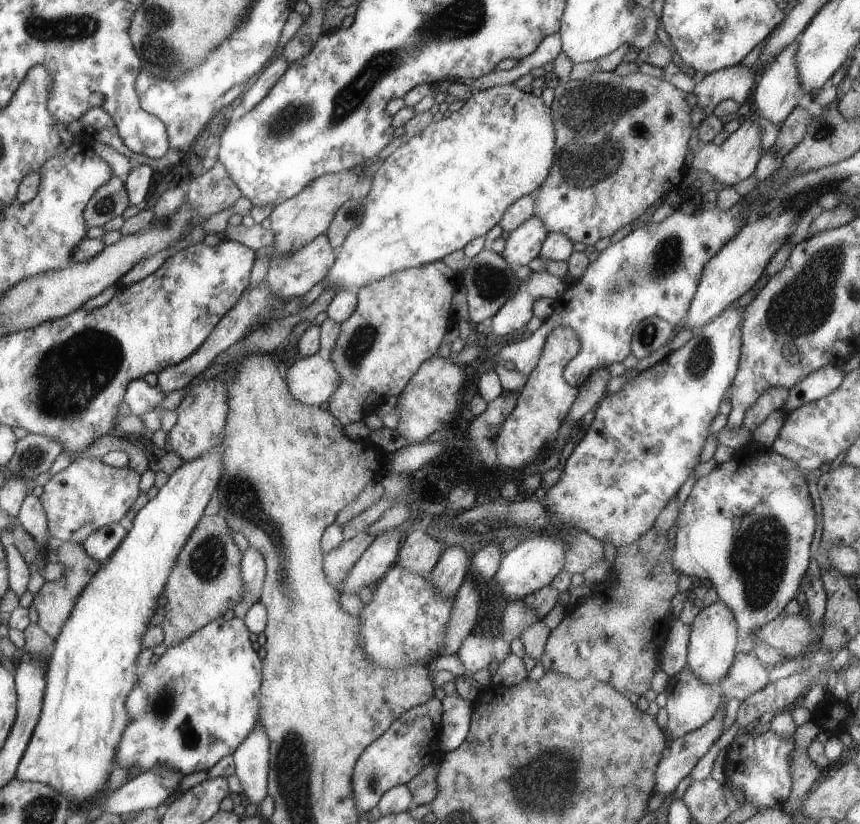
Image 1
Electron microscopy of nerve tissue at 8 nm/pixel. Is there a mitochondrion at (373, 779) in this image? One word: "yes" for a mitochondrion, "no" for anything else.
yes

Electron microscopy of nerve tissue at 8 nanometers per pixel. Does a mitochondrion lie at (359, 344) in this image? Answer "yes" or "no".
yes

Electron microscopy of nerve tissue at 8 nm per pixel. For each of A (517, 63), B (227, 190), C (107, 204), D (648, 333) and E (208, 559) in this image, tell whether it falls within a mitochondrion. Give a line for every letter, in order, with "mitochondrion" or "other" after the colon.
A: other
B: other
C: mitochondrion
D: mitochondrion
E: mitochondrion

